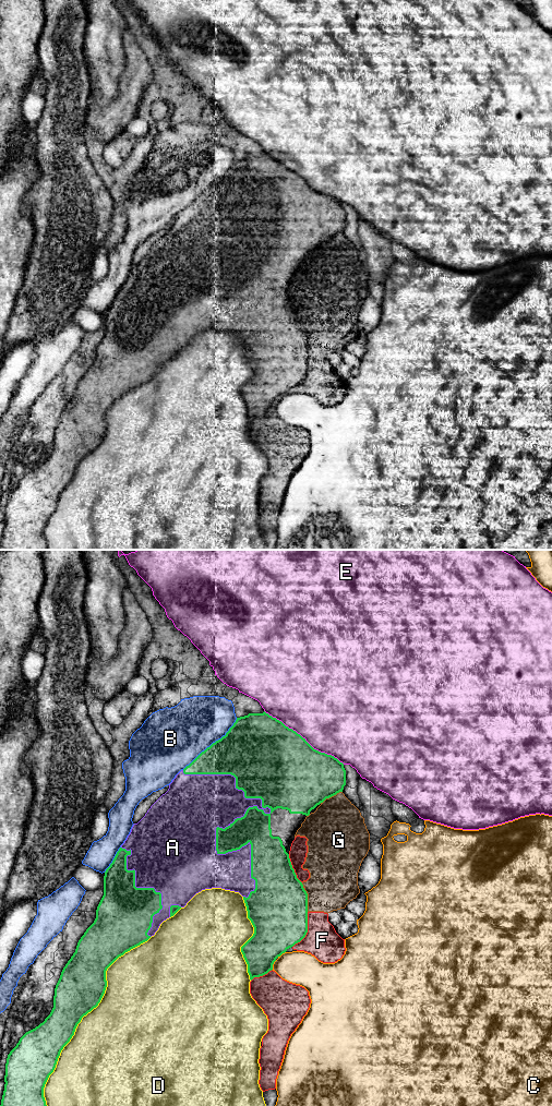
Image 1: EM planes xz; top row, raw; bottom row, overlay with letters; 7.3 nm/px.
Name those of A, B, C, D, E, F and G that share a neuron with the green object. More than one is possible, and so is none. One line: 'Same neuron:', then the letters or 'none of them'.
Same neuron: A

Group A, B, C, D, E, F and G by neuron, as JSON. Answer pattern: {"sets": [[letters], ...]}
{"sets": [["A"], ["B"], ["C"], ["D"], ["E"], ["F", "G"]]}

